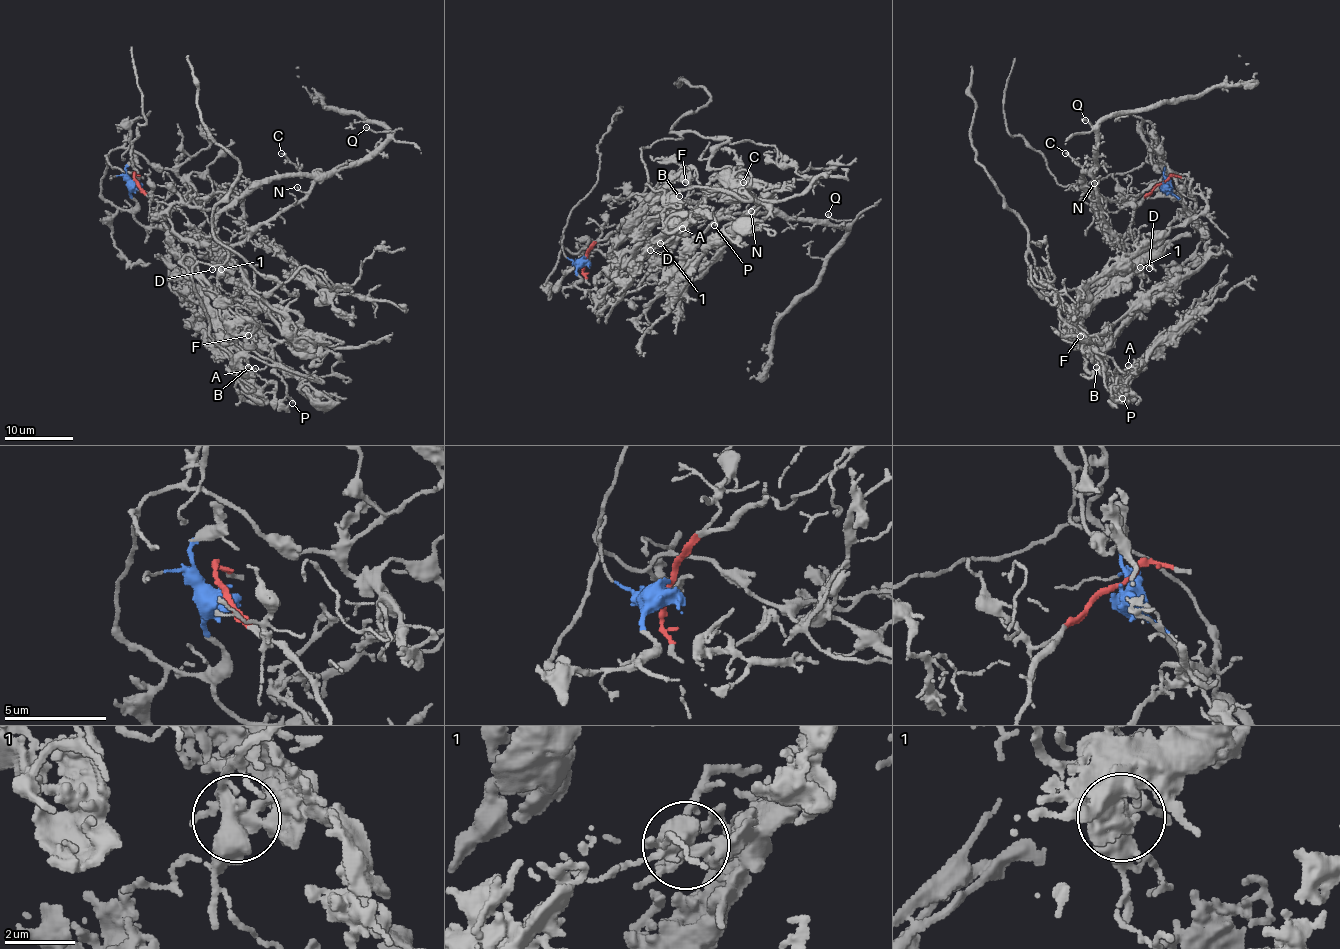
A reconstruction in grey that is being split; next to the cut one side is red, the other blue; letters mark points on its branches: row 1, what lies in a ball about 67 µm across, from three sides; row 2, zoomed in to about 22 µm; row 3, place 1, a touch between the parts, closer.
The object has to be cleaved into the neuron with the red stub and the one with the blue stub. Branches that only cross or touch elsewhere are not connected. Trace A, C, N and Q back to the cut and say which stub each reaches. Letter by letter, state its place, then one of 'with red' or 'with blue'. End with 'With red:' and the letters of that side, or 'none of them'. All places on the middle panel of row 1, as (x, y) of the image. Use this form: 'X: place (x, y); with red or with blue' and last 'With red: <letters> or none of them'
A: place (682, 228); with blue
C: place (743, 182); with red
N: place (751, 211); with red
Q: place (828, 214); with red
With red: C, N, Q

